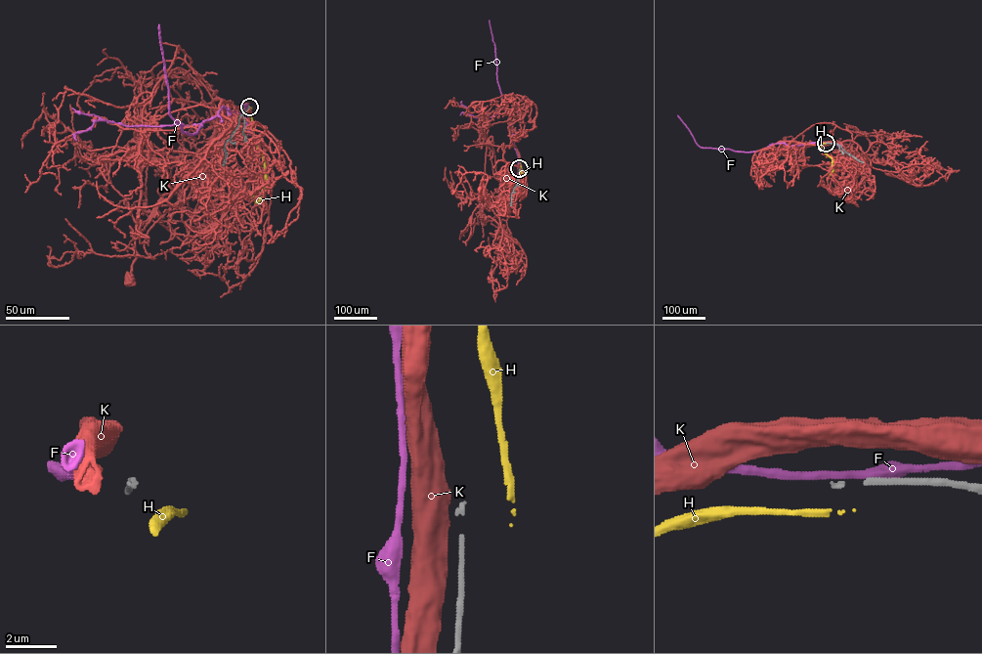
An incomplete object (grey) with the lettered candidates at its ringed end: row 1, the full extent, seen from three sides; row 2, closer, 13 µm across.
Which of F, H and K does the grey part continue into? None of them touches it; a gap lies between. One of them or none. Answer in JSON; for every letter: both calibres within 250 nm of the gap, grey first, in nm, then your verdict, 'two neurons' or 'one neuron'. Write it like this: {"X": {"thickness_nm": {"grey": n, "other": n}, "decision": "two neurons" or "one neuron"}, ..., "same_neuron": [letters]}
{"F": {"thickness_nm": {"grey": 130, "other": 280}, "decision": "two neurons"}, "H": {"thickness_nm": {"grey": 130, "other": 320}, "decision": "two neurons"}, "K": {"thickness_nm": {"grey": 130, "other": 800}, "decision": "two neurons"}, "same_neuron": []}

